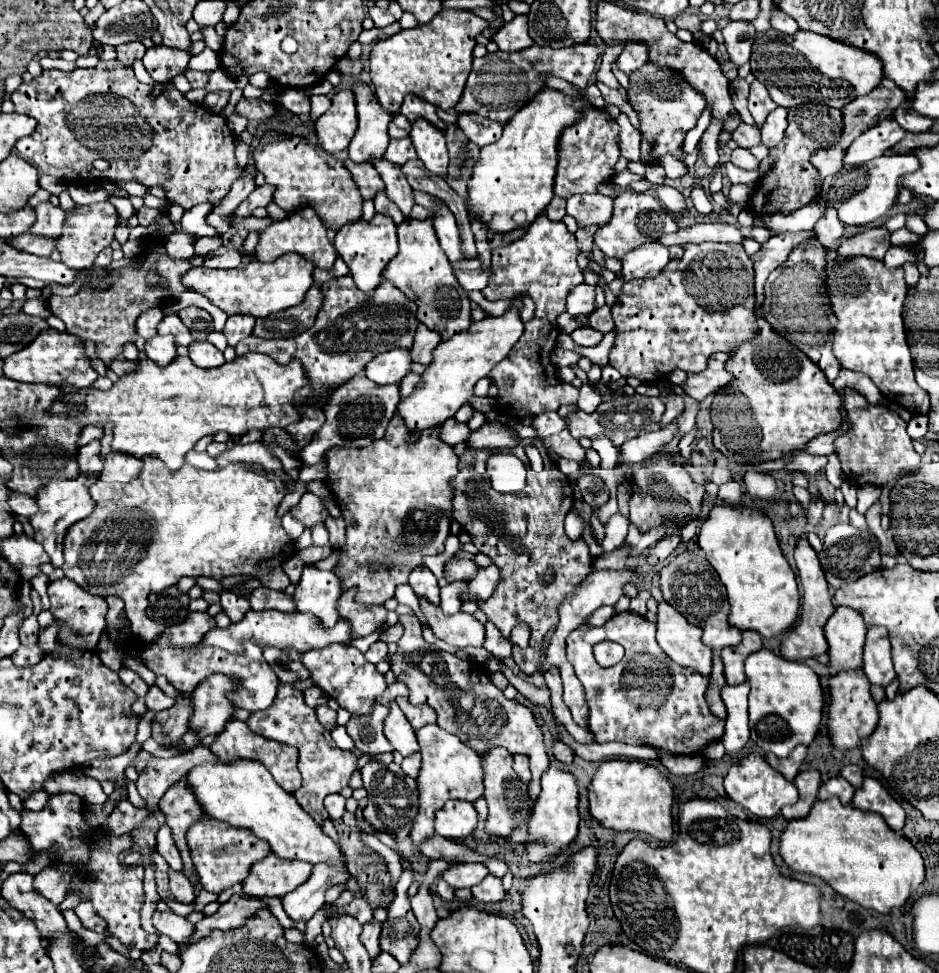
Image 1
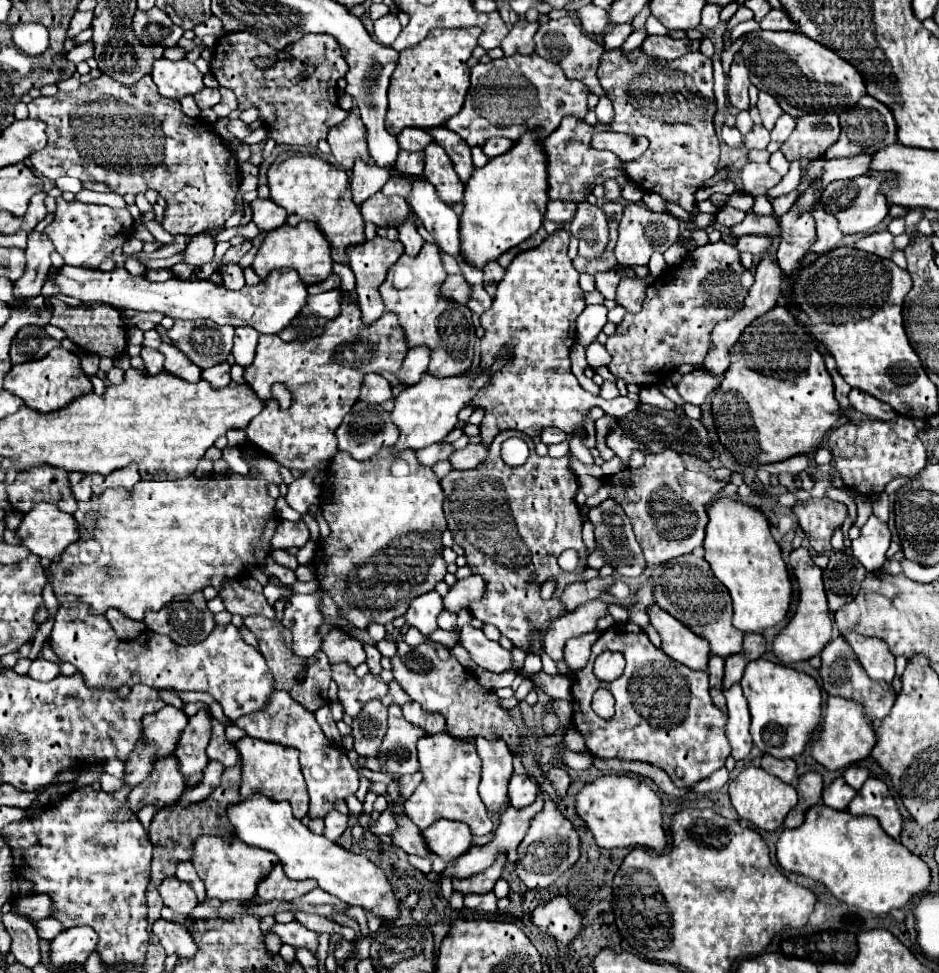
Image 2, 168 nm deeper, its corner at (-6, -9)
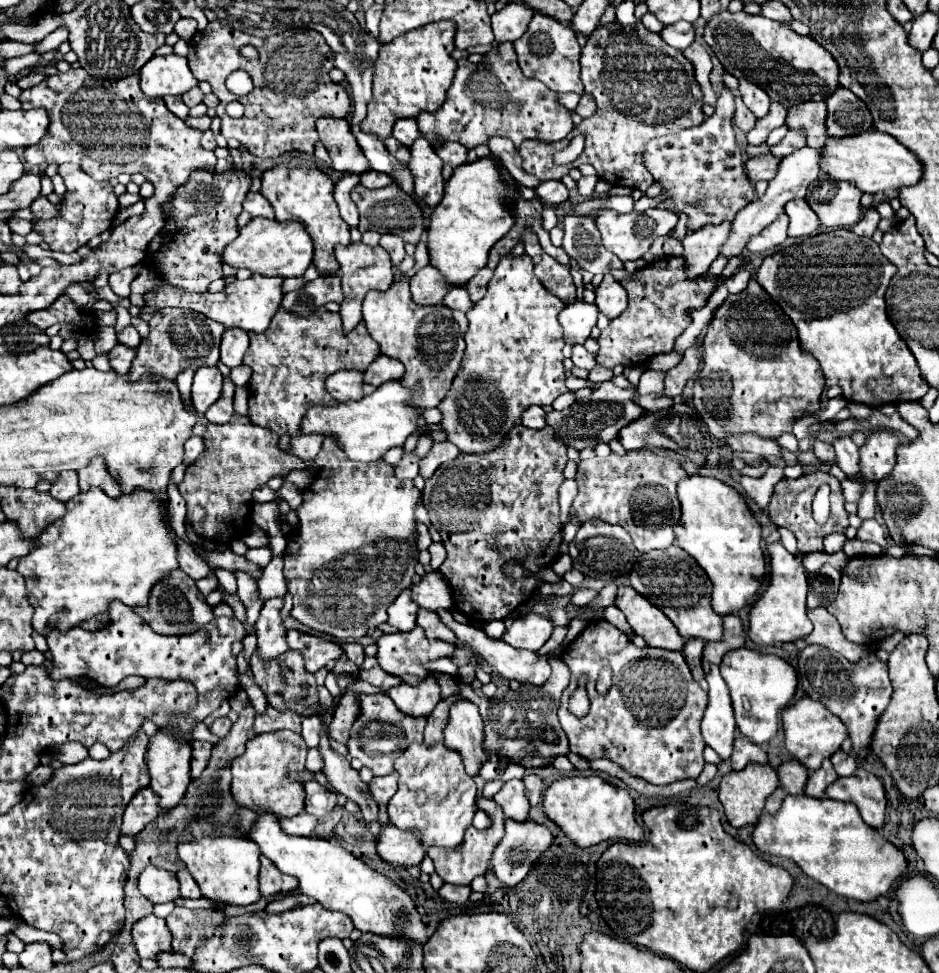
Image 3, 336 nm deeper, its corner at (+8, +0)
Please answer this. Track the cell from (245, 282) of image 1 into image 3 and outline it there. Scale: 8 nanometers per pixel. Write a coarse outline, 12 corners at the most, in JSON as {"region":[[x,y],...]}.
{"region":[[254,274],[216,294],[156,286],[146,306],[200,312],[226,328],[264,332],[282,280]]}

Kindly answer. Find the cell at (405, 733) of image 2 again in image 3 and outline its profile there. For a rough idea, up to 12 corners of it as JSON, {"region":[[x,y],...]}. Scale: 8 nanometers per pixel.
{"region":[[356,694],[360,714],[348,752],[388,776],[424,716],[400,712],[386,694]]}

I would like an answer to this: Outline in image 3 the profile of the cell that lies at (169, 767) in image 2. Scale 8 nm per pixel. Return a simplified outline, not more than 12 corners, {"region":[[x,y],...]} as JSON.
{"region":[[144,788],[124,810],[120,834],[134,836],[158,816],[156,794]]}

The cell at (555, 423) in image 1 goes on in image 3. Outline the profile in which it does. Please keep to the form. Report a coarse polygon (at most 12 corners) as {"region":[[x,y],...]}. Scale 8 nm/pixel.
{"region":[[532,406],[522,414],[522,424],[532,430],[546,426],[546,412]]}

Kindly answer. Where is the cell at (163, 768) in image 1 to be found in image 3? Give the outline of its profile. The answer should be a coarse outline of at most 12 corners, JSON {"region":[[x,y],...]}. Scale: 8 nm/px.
{"region":[[218,718],[210,726],[216,736],[224,738],[232,726],[230,718]]}

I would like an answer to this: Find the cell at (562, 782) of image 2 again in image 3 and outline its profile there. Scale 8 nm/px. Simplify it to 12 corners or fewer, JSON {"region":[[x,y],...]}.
{"region":[[536,774],[524,778],[530,806],[542,800],[544,782]]}

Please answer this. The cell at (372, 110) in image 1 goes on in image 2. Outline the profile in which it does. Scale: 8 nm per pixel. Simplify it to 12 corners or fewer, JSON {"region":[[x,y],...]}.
{"region":[[360,157],[352,169],[352,197],[360,205],[390,179],[390,169]]}

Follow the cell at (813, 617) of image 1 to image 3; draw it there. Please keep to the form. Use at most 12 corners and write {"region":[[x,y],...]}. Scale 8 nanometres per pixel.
{"region":[[782,542],[770,544],[770,584],[750,608],[754,644],[812,632],[808,576]]}

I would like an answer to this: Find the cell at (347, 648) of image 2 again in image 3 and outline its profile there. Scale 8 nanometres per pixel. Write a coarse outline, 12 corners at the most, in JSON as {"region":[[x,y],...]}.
{"region":[[288,630],[290,650],[312,674],[344,656],[338,644]]}

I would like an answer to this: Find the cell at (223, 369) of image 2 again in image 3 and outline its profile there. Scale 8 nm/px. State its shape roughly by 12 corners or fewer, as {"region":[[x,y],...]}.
{"region":[[218,368],[194,374],[192,402],[200,414],[222,394]]}

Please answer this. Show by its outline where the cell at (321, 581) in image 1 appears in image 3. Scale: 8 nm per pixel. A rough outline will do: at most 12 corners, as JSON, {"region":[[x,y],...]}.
{"region":[[270,598],[256,620],[258,658],[288,650],[282,598]]}

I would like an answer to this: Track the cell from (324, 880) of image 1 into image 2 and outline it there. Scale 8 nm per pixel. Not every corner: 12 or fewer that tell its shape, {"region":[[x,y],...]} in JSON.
{"region":[[298,921],[276,923],[272,931],[282,943],[296,949],[306,947],[314,953],[318,933]]}

